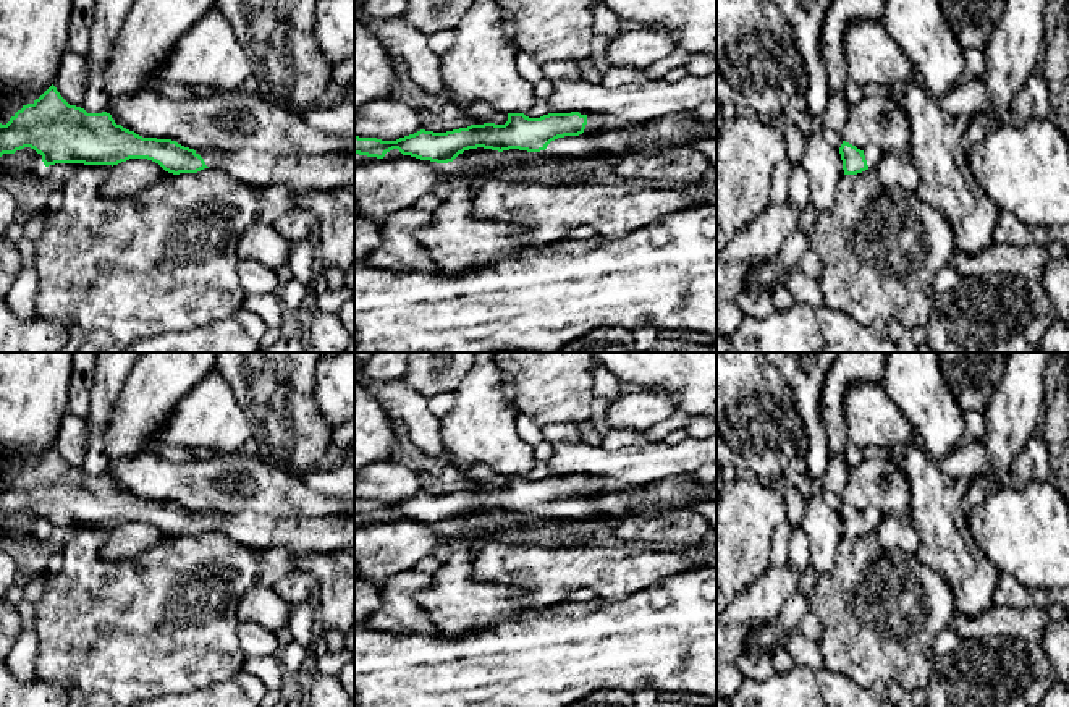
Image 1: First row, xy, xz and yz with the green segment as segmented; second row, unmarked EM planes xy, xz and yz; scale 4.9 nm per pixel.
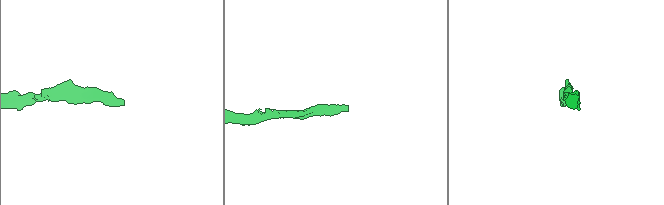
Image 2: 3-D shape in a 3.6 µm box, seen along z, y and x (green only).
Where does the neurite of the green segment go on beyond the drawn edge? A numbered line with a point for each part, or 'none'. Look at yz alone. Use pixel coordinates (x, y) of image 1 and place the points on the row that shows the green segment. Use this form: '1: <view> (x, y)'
1: yz (872, 152)

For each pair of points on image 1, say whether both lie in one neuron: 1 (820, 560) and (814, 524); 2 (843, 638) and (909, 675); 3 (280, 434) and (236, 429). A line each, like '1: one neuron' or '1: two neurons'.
1: one neuron
2: one neuron
3: two neurons

